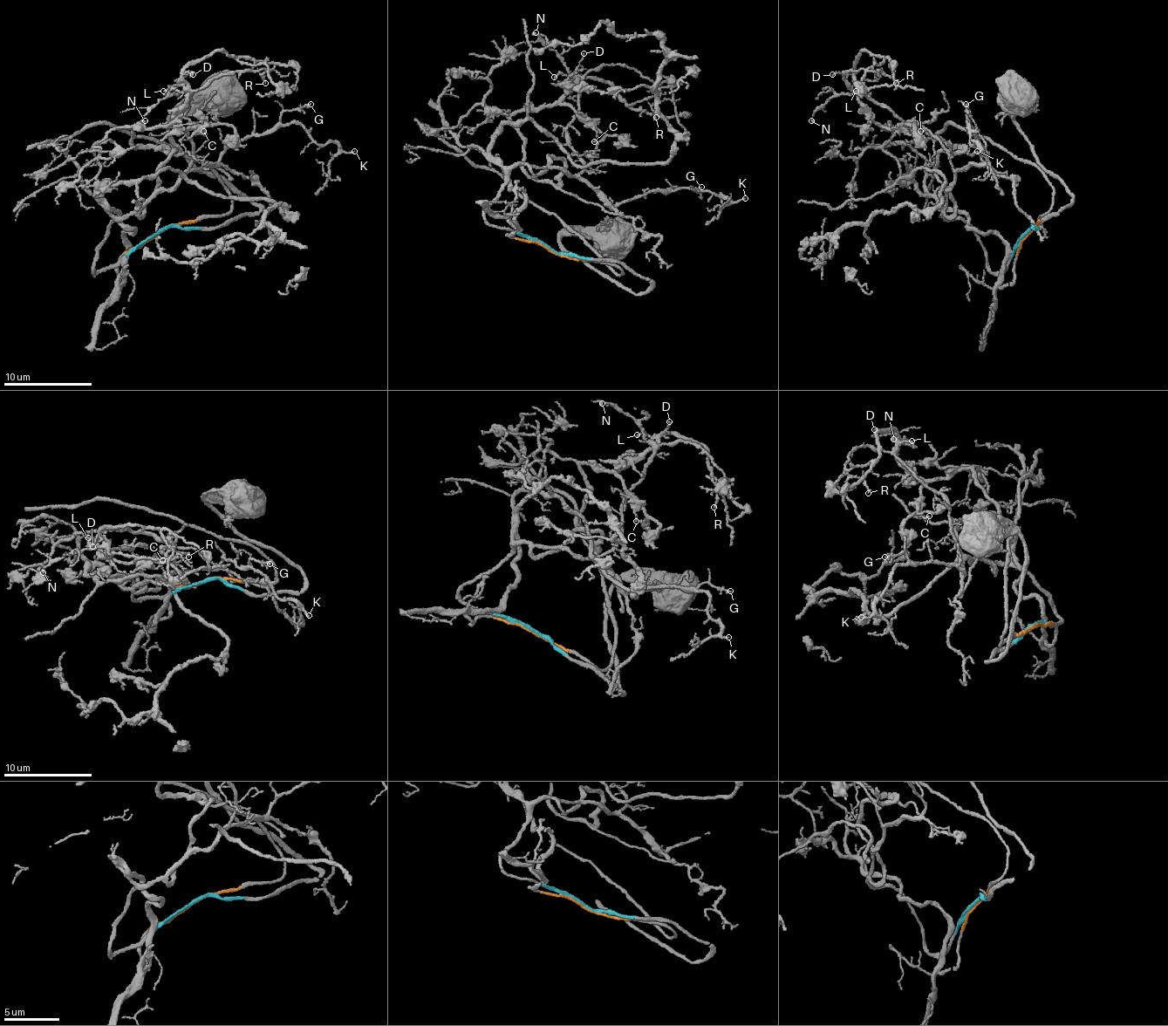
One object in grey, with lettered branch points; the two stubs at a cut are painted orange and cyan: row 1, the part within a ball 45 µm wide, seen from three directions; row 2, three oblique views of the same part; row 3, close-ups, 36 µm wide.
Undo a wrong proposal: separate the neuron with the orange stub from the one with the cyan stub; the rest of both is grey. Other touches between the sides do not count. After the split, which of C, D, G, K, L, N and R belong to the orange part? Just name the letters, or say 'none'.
none

